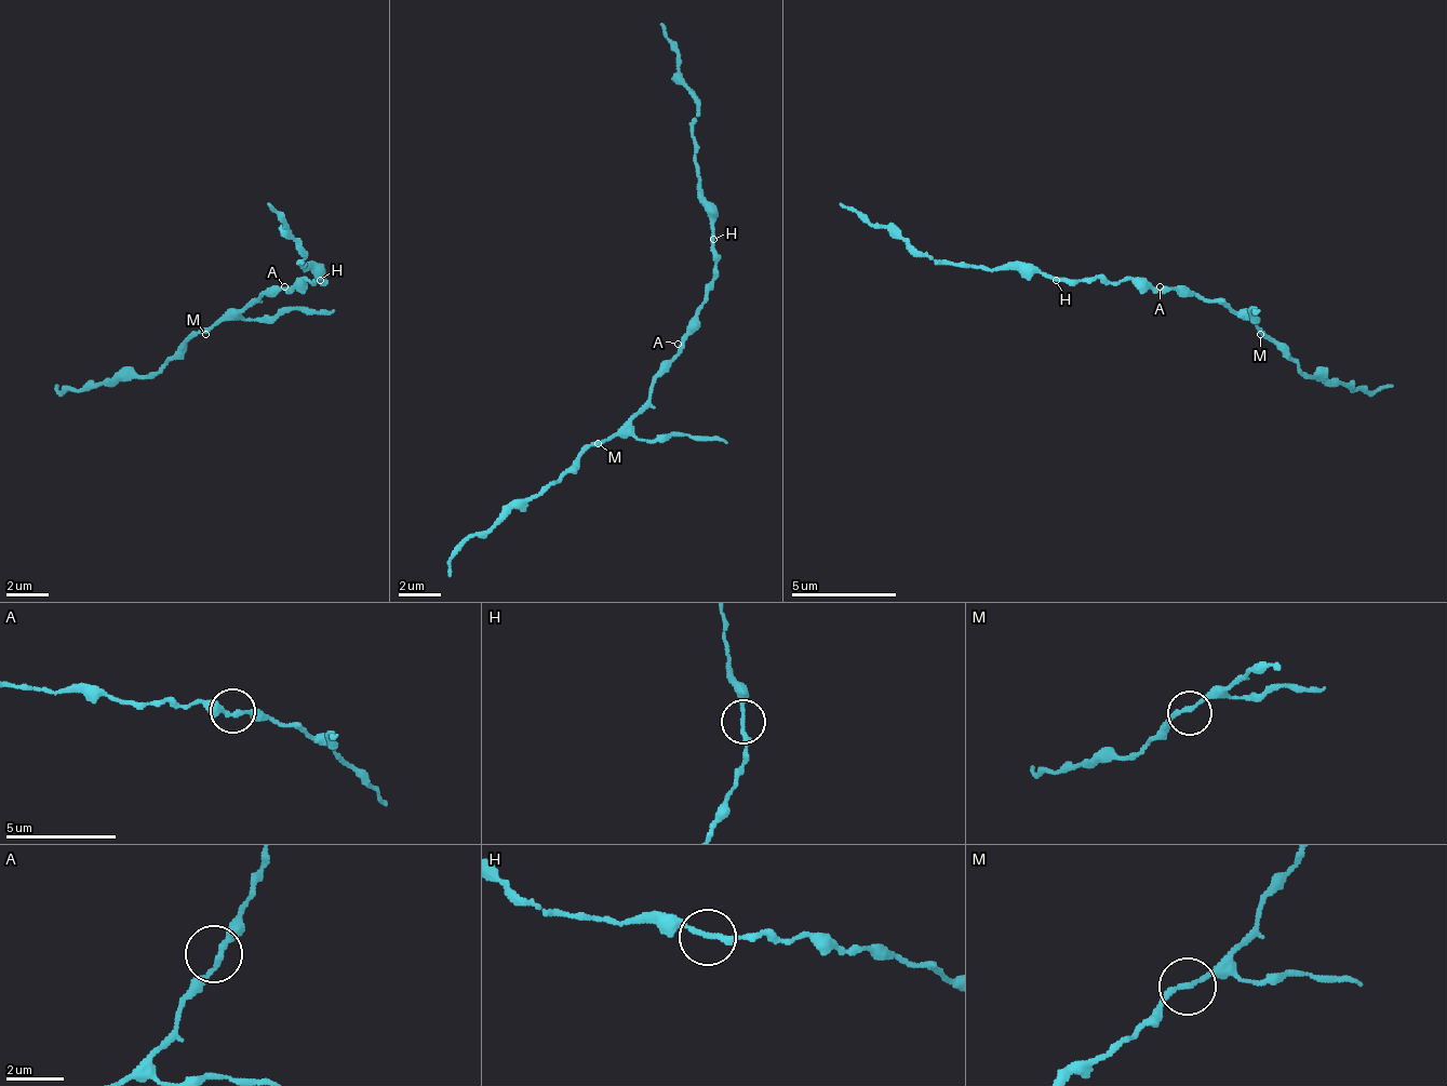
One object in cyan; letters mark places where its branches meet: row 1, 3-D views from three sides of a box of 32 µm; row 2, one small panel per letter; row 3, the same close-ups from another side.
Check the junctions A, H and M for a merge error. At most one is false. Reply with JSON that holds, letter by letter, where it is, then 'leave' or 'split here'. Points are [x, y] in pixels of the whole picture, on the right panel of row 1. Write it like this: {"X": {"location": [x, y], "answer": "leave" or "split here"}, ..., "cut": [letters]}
{"A": {"location": [1160, 286], "answer": "leave"}, "H": {"location": [1056, 280], "answer": "split here"}, "M": {"location": [1260, 334], "answer": "leave"}, "cut": ["H"]}

